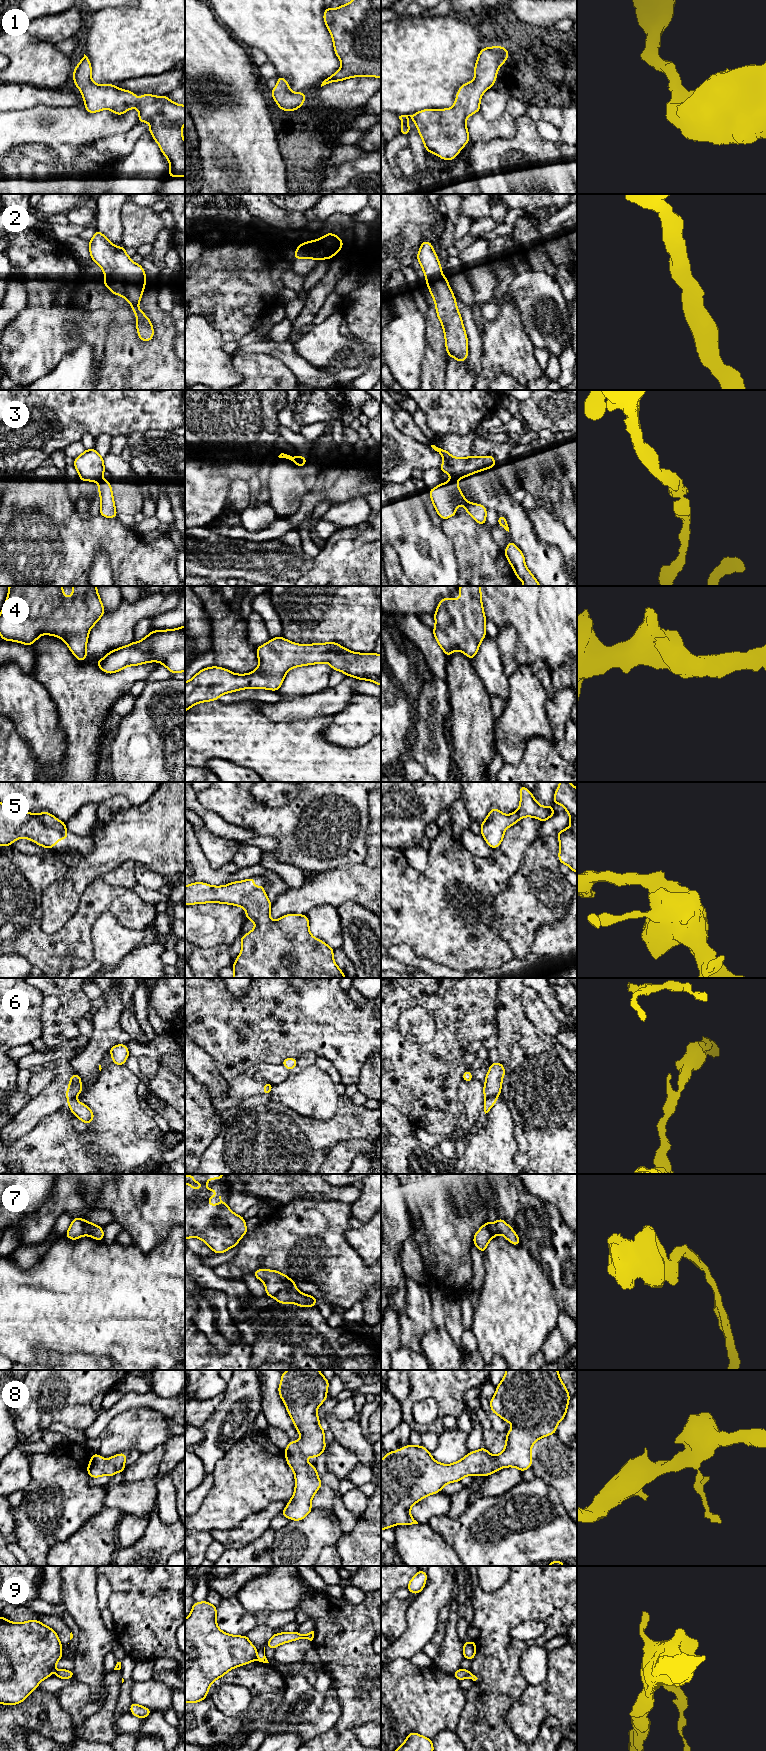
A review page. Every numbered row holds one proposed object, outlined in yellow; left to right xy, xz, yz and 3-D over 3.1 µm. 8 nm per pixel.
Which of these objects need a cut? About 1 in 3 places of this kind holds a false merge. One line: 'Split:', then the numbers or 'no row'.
Split: 3, 6, 9

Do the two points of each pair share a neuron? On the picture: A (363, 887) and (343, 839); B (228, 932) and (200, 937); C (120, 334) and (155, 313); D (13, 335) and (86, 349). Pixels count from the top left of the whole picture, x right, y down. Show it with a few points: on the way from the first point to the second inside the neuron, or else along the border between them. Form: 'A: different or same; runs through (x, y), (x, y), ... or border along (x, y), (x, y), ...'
A: different; border along (362, 862), (338, 866), (331, 870)
B: same; runs through (221, 932), (207, 933)
C: same; runs through (135, 345), (150, 345), (158, 337), (158, 328)
D: different; border along (97, 360), (93, 348), (80, 343), (59, 362)

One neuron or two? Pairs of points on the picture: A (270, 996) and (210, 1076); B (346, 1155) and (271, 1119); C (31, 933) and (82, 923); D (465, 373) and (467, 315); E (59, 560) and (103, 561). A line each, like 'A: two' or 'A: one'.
A: two
B: two
C: one
D: one
E: two

